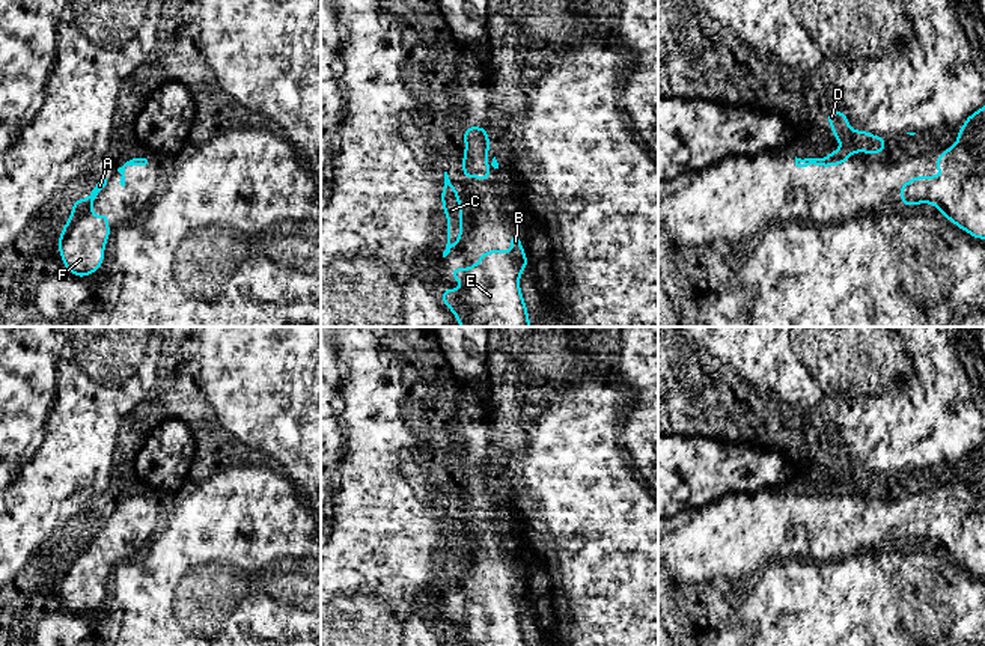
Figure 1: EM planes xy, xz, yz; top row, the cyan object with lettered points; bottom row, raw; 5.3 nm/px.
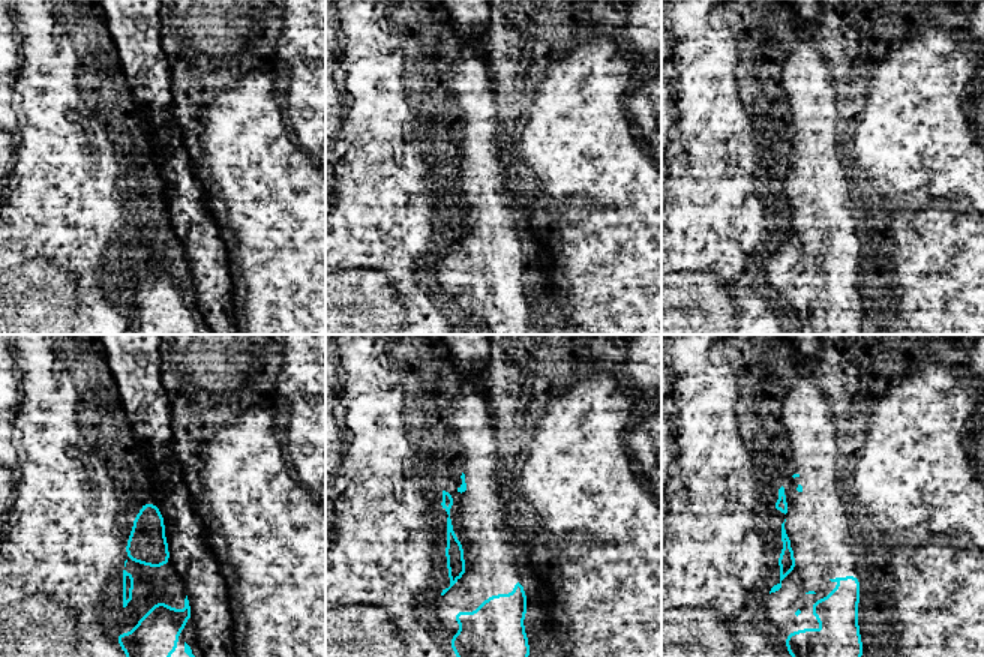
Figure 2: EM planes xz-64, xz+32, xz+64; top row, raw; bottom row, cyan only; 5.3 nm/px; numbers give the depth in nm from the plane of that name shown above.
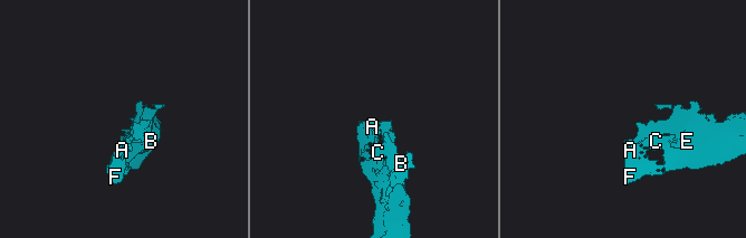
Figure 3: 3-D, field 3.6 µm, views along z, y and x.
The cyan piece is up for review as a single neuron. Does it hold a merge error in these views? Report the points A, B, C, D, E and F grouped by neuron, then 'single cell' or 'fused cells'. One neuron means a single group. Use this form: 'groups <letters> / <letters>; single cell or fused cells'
groups A B C D E F; single cell

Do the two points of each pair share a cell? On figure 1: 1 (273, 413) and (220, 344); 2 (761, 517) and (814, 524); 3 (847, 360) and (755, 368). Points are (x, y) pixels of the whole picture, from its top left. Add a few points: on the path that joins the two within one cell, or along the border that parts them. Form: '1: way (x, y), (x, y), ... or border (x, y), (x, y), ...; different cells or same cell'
1: way (270, 396), (237, 360); same cell
2: way (774, 508), (794, 508), (800, 512); same cell
3: way (824, 342), (780, 342), (777, 345); same cell

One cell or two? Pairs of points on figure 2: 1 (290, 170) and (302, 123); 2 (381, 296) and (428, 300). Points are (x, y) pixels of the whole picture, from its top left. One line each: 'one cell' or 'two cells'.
1: two cells
2: two cells

